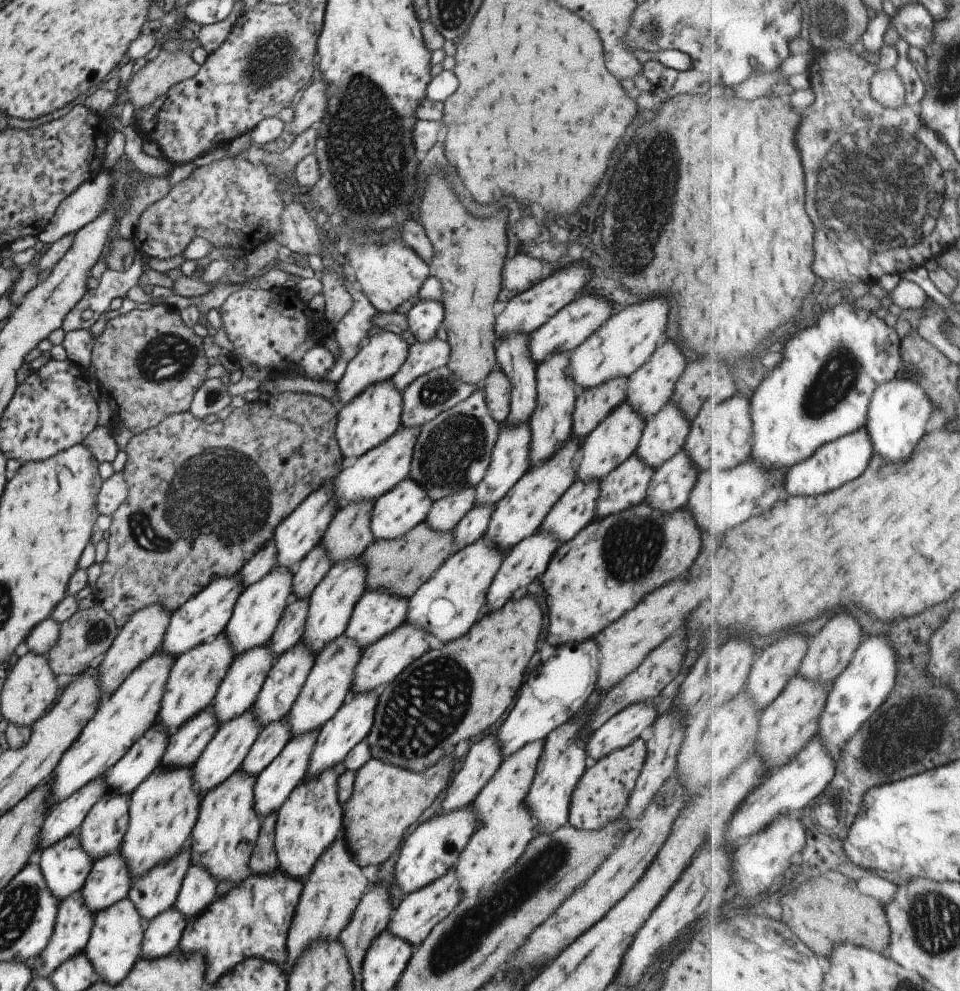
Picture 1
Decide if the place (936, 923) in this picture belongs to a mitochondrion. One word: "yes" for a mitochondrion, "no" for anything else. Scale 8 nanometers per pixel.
yes

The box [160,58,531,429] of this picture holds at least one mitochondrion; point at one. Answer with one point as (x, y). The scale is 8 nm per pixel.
(366, 154)

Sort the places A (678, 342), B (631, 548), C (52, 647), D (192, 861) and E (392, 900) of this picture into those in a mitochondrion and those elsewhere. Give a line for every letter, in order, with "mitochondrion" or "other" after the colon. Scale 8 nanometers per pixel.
A: other
B: mitochondrion
C: other
D: other
E: other

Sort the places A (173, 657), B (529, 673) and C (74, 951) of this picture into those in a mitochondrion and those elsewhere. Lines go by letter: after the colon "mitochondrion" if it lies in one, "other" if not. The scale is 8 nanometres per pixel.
A: other
B: other
C: other

